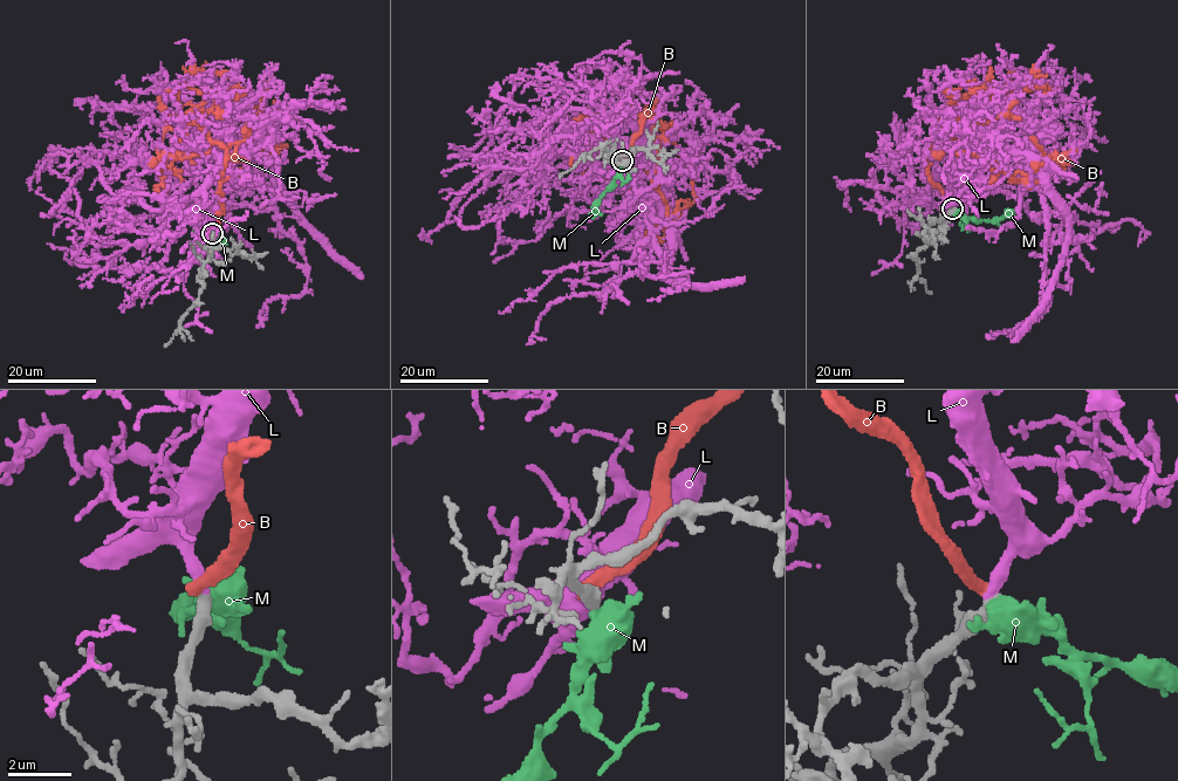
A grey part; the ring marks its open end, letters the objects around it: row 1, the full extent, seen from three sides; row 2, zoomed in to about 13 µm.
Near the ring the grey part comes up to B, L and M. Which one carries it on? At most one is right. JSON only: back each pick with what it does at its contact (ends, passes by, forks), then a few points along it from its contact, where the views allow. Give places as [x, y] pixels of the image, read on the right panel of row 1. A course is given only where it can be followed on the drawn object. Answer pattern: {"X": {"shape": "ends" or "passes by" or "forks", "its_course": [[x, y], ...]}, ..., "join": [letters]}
{"L": {"shape": "ends", "its_course": [[953, 209], [952, 152], [1016, 152], [1039, 190], [1046, 246], [1131, 219], [1142, 227], [1137, 246]]}, "join": ["L"]}

